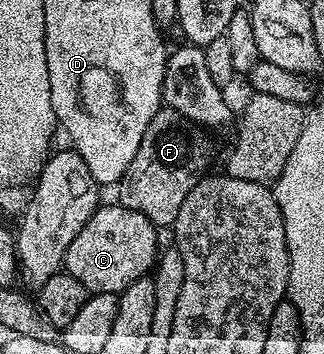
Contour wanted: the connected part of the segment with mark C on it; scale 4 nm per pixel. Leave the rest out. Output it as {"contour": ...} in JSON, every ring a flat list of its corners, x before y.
{"contour":[[119,203,101,204,90,215,90,219,86,219,86,227,82,227,82,231,78,231,78,235,74,235,74,243,70,243,64,256,63,272,74,275,74,279,78,279,78,283,82,283,82,287,86,287,89,294,115,293,118,295,139,277,153,272,158,260,156,233,158,233,157,225,150,219,146,219,146,215,142,215,138,211,130,211]]}

